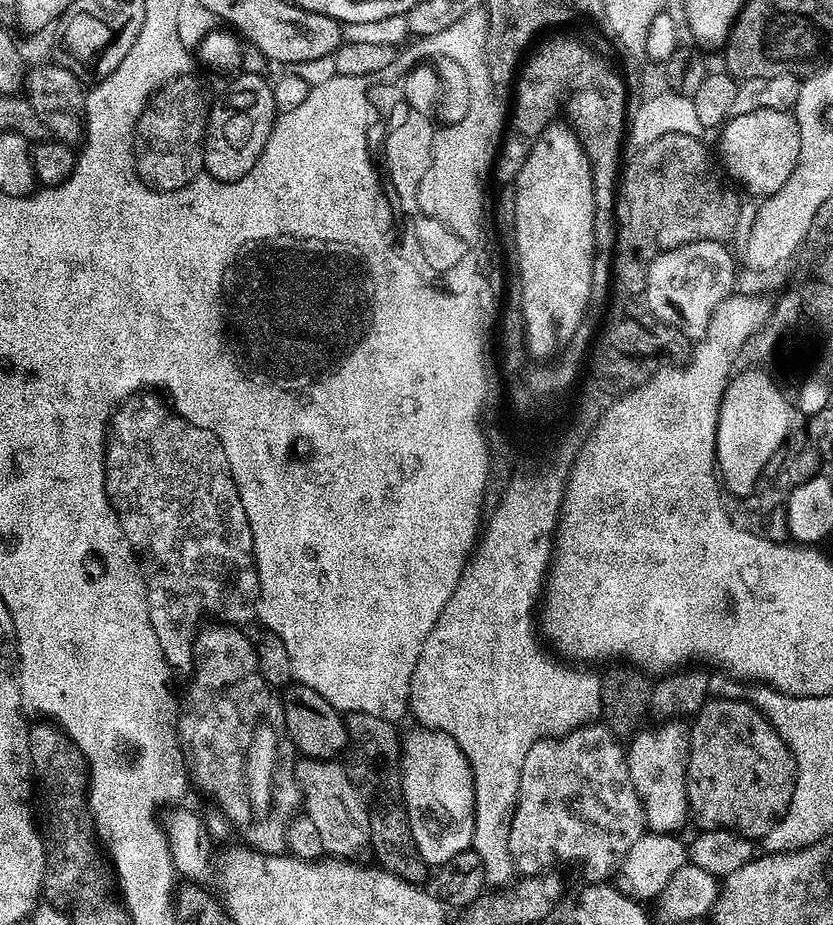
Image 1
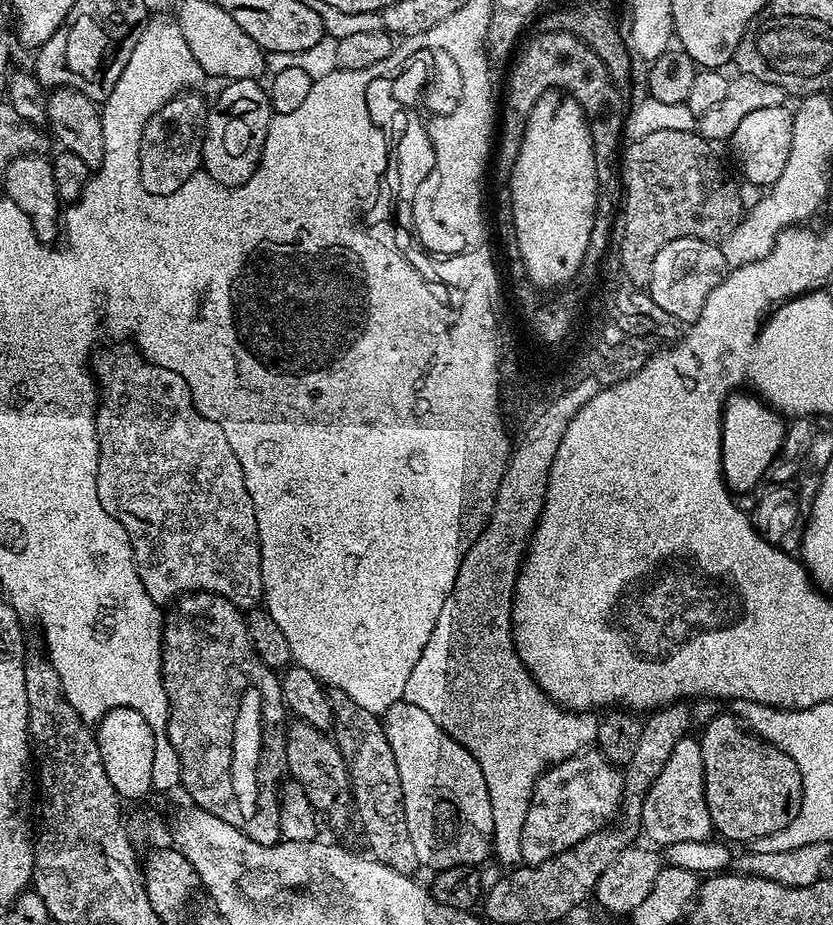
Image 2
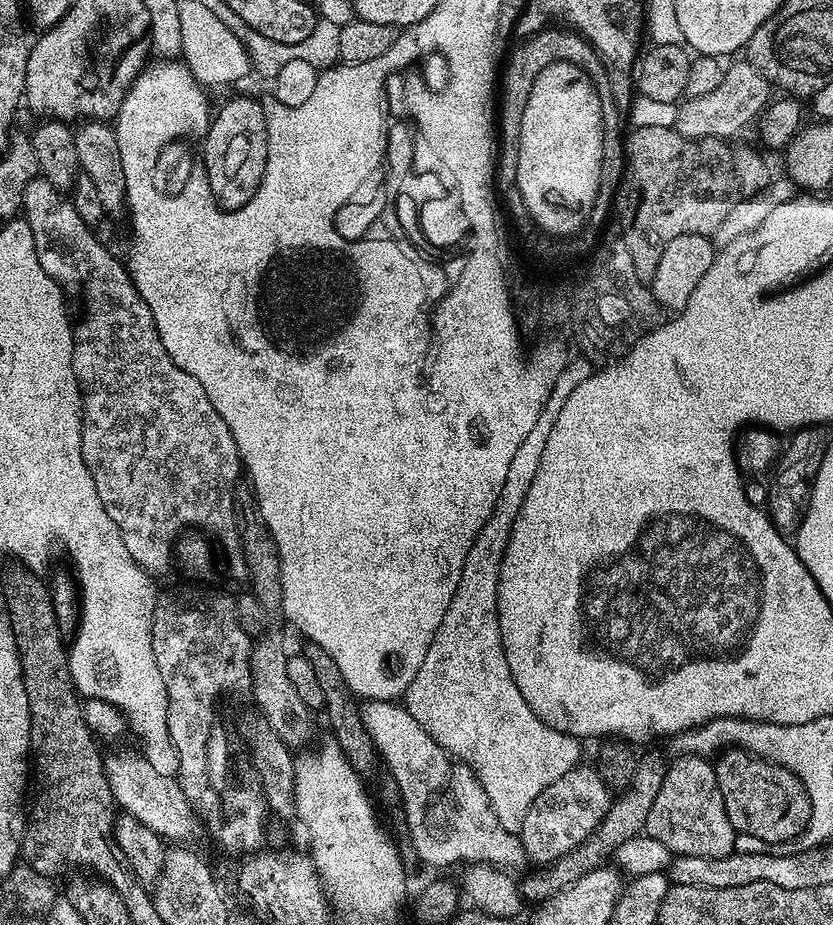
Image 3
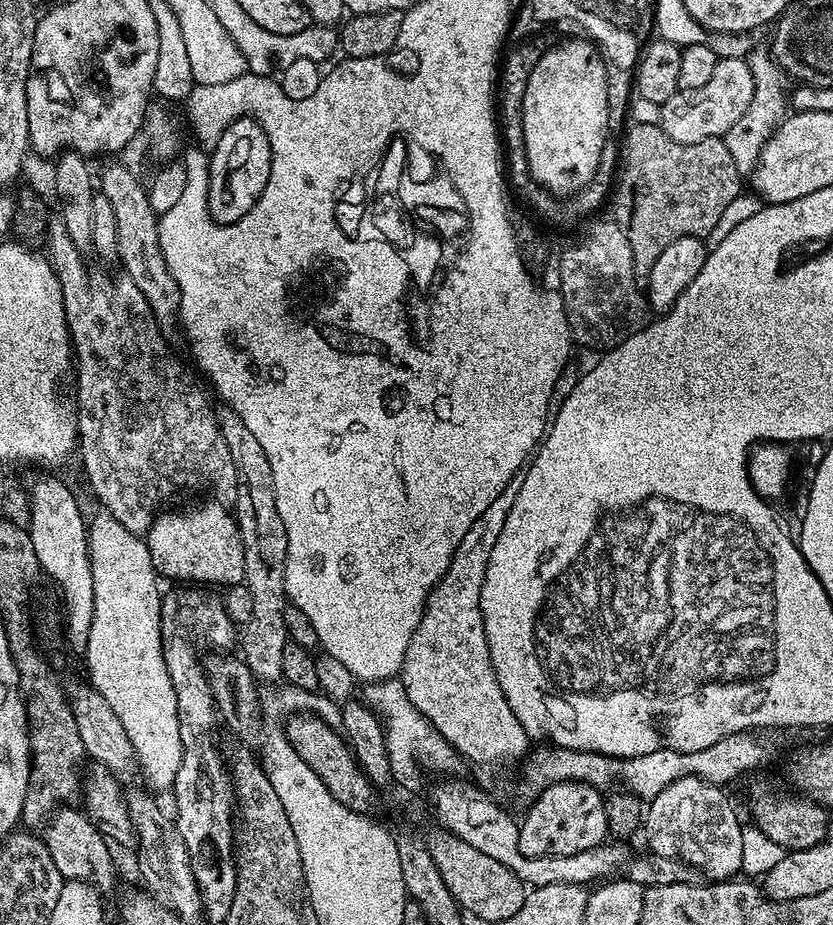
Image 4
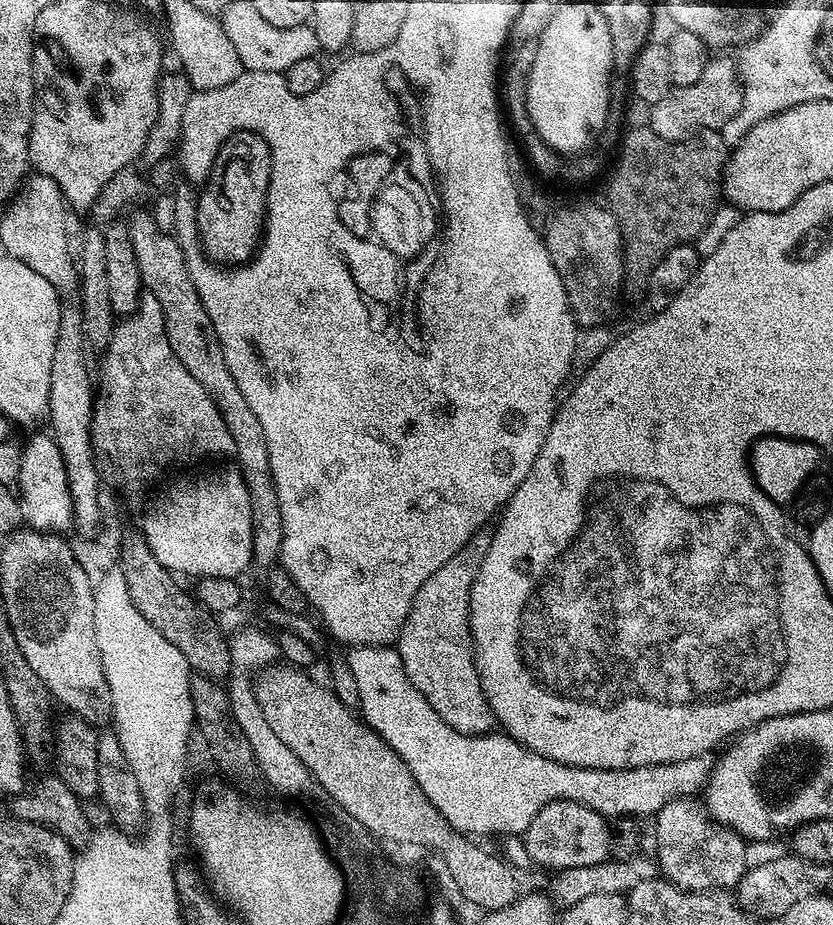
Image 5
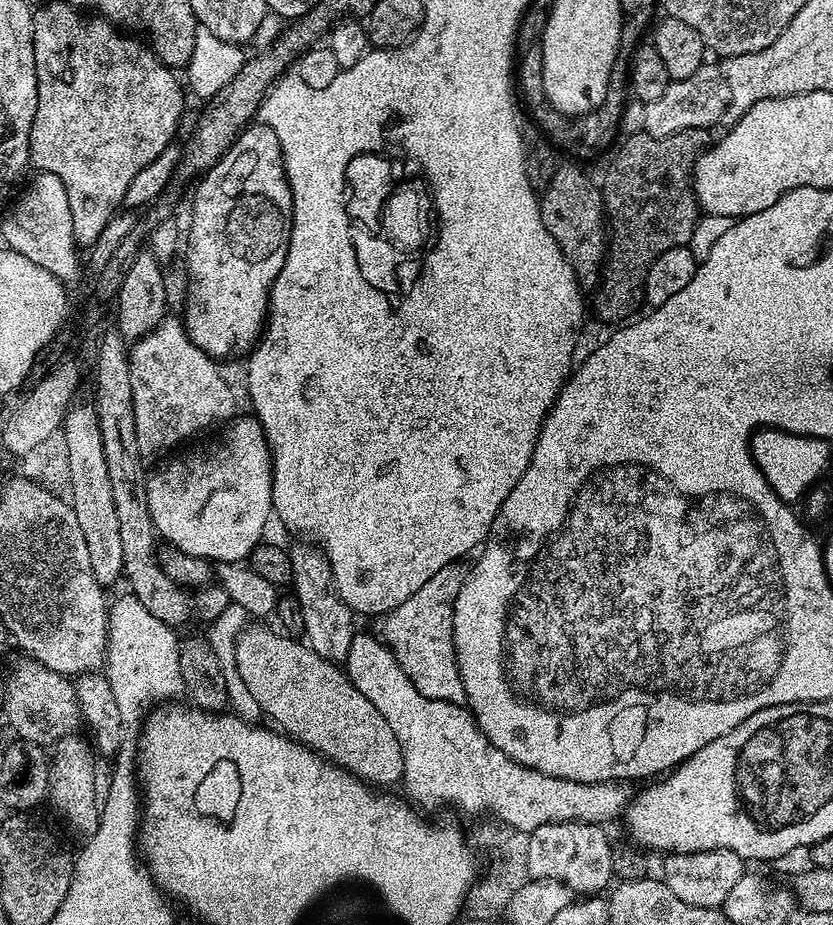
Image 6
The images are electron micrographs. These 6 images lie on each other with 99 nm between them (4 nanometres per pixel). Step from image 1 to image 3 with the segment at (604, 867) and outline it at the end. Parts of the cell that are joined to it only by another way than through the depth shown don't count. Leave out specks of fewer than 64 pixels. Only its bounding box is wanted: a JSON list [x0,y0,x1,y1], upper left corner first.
[518,766,614,866]

